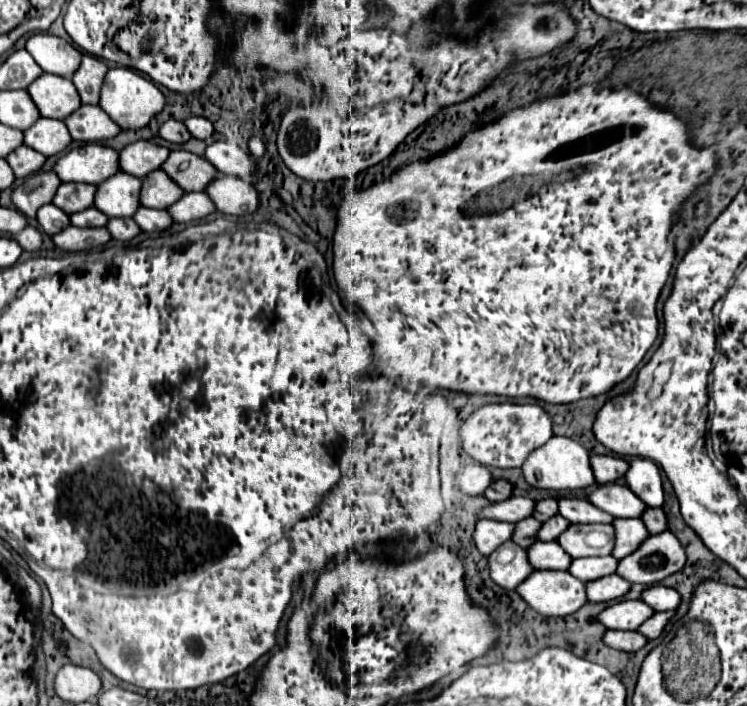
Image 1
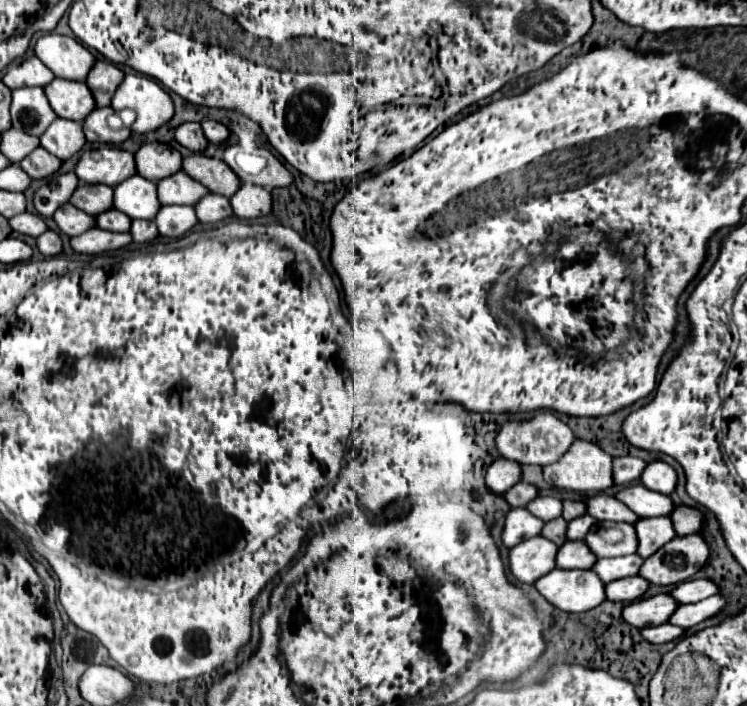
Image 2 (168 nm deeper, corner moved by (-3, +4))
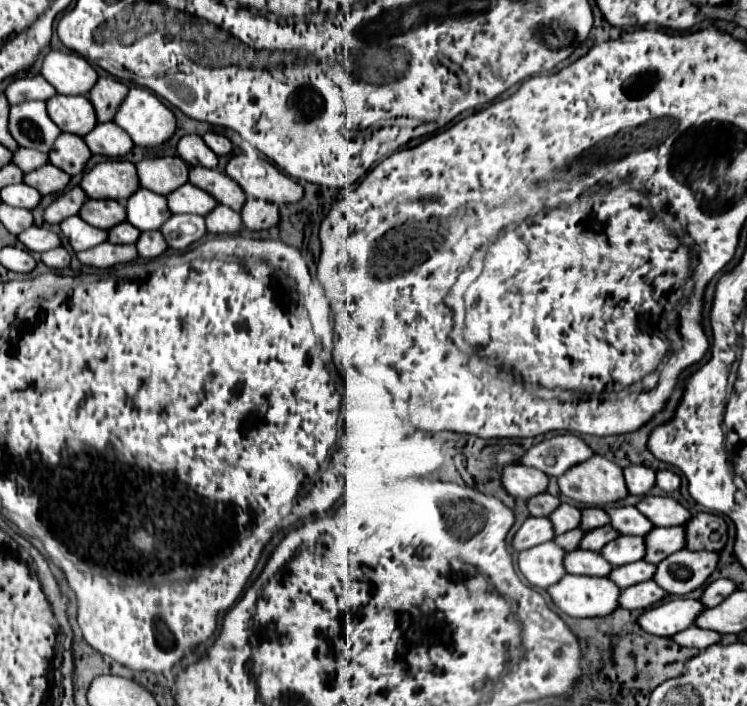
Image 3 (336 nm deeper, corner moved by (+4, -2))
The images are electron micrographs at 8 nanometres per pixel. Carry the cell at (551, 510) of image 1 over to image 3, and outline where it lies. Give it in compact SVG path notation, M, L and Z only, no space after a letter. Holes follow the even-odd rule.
M585 507L585 519L581 521L581 529L583 531L591 531L591 529L597 529L597 527L603 527L603 525L609 525L611 521L607 519L607 511L601 509L601 507Z

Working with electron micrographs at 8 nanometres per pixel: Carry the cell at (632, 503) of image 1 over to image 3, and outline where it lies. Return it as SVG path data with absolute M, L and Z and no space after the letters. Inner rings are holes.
M647 495L641 499L637 509L643 515L649 515L649 519L657 527L675 527L675 525L685 525L693 515L689 509L685 509L679 501L671 497L653 497Z

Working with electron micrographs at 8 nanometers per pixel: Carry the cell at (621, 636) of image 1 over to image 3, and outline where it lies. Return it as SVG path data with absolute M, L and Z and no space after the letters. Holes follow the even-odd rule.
M691 627L689 631L681 631L673 635L673 641L685 645L685 647L697 647L697 649L707 649L711 645L717 645L721 641L721 633L711 631L711 629L701 629L701 627Z

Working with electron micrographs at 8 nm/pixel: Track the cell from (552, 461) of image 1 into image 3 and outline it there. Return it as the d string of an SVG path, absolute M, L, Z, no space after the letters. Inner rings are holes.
M601 455L571 467L561 475L559 487L563 495L593 507L607 507L629 495L623 469Z

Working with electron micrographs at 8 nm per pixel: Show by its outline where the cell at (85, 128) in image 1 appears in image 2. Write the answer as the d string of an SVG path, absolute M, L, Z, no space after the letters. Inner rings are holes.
M96 107L84 121L82 121L82 129L88 141L92 143L122 143L128 139L130 129L110 129L106 123L106 117L112 115L114 111L110 107Z

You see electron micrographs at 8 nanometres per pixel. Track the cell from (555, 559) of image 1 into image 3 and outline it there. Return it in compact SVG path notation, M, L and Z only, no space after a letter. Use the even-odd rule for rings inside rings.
M575 549L567 553L565 557L565 569L573 575L595 575L595 577L607 577L613 571L613 565L603 559L601 553Z

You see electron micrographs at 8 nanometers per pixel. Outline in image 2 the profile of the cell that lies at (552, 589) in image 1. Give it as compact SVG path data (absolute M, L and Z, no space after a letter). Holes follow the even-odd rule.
M552 569L540 577L534 587L556 609L566 613L582 613L600 605L604 597L604 583L588 569Z

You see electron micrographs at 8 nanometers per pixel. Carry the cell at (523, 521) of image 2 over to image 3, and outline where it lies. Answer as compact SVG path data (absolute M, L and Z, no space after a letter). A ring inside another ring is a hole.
M529 517L517 531L517 535L513 539L513 547L517 551L525 551L535 545L547 543L553 537L555 537L555 529L547 517Z

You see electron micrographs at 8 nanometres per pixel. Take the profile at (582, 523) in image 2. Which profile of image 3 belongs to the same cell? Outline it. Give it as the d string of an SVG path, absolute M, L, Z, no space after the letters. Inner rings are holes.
M599 527L599 529L593 529L593 531L587 531L583 541L581 541L581 547L583 549L589 549L589 551L601 551L607 543L615 541L621 533L615 531L613 527Z

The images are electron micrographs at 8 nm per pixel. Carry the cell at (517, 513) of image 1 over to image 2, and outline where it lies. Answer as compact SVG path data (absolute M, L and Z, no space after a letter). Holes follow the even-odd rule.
M552 495L536 497L534 501L530 501L526 505L526 511L530 511L536 517L540 517L542 521L550 521L550 519L560 517L560 513L562 513L562 501L558 497L552 497Z

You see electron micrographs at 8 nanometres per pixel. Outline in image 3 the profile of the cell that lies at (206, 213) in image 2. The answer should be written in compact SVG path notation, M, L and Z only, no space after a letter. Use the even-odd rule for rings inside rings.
M225 205L215 207L207 217L207 231L213 235L233 235L239 233L243 229L243 221L241 215L237 211L231 211Z

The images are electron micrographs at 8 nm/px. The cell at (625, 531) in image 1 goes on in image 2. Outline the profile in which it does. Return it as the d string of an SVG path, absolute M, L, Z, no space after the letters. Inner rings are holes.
M650 517L650 519L638 519L634 523L636 537L638 537L638 555L650 557L660 545L668 543L672 537L676 537L668 517Z

